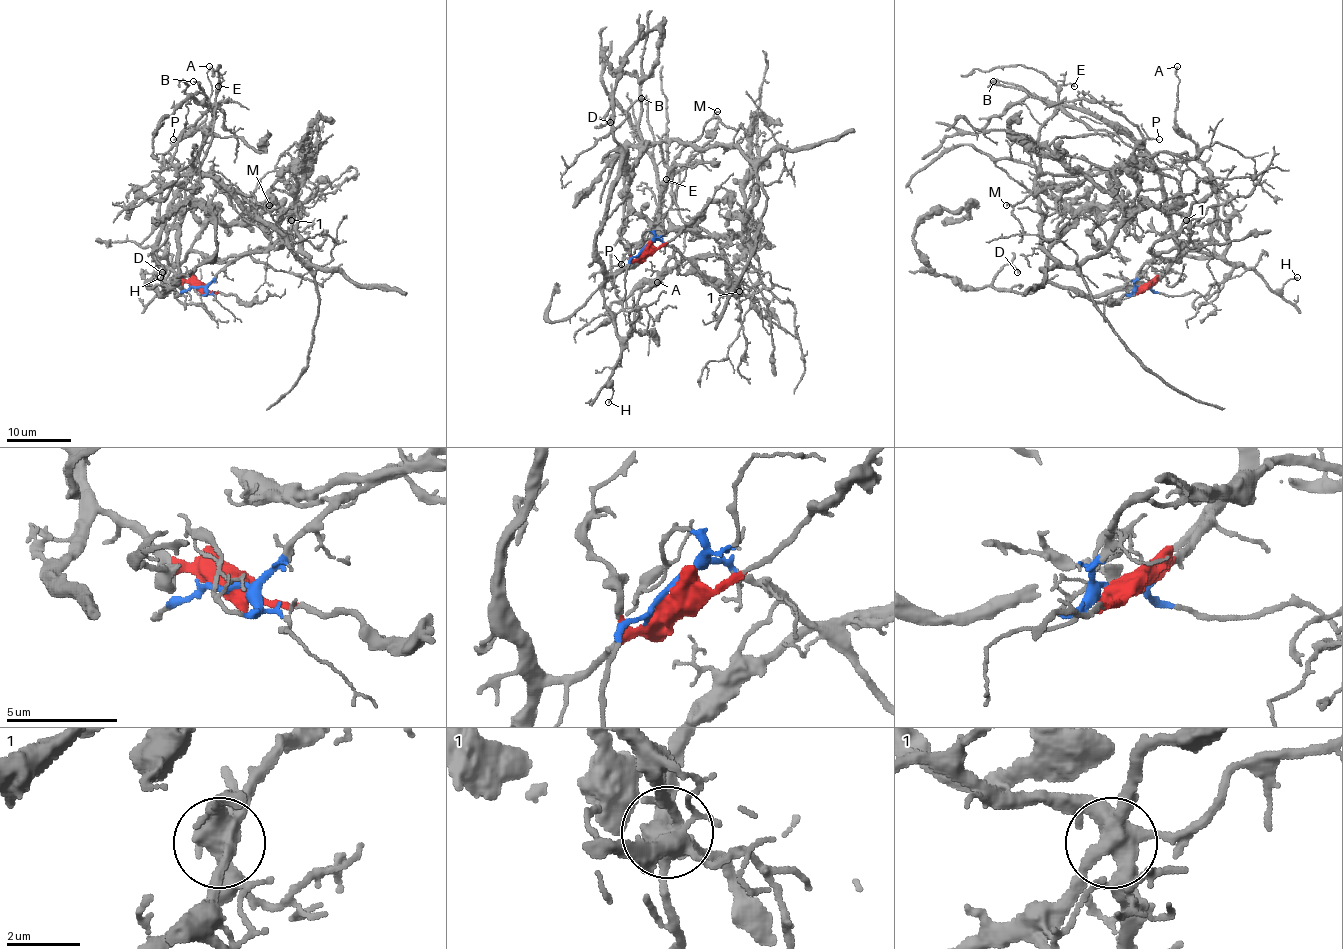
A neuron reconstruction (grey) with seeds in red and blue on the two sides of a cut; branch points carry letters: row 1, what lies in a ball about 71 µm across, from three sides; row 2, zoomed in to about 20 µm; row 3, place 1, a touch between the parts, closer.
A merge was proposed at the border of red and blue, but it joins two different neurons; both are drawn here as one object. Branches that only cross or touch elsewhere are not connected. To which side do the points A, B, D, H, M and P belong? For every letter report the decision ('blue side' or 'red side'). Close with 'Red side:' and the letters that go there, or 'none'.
A: red side
B: red side
D: red side
H: red side
M: red side
P: blue side
Red side: A, B, D, H, M

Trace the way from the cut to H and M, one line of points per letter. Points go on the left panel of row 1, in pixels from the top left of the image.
H: (197, 287), (161, 266), (155, 256), (164, 257), (173, 266), (163, 290), (164, 279), (160, 277)
M: (197, 287), (156, 254), (174, 197), (211, 167), (221, 186), (270, 206)

